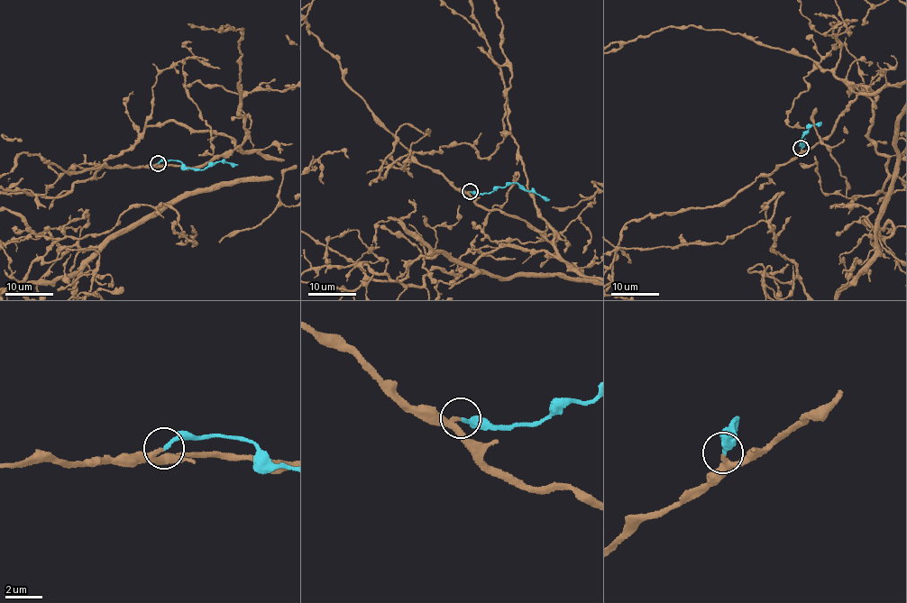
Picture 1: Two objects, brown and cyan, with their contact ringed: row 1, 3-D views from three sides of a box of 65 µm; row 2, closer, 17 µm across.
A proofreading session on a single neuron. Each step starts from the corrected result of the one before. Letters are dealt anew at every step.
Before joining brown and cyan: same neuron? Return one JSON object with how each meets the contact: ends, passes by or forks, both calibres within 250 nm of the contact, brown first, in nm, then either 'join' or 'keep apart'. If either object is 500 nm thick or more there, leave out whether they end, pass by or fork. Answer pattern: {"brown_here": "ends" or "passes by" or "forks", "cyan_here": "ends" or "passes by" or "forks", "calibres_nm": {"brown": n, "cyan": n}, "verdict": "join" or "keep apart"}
{"brown_here": "passes by", "cyan_here": "ends", "calibres_nm": {"brown": 180, "cyan": 190}, "verdict": "join"}

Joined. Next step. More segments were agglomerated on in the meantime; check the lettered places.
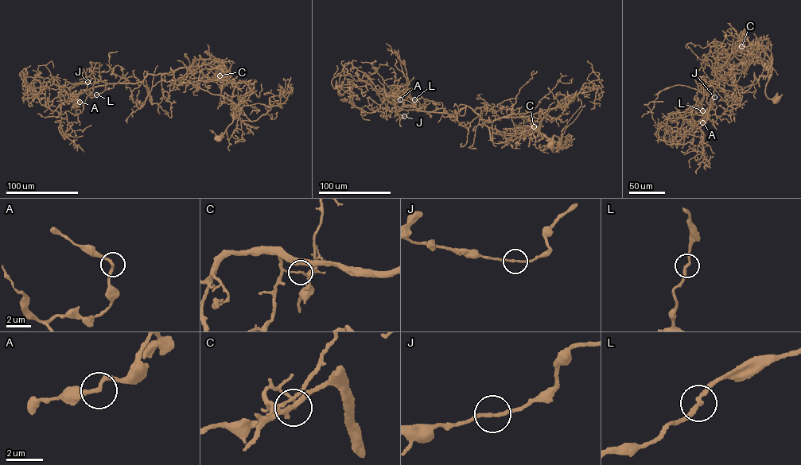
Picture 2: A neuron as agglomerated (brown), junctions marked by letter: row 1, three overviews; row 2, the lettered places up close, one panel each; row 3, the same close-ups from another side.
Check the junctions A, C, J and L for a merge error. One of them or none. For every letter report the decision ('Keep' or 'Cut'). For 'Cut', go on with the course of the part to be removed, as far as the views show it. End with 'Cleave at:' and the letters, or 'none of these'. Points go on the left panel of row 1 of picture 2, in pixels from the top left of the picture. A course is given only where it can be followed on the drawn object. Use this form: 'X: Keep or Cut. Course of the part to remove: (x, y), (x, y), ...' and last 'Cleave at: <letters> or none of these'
A: Keep
C: Cut. Course of the part to remove: (219, 75), (215, 78), (223, 82), (220, 87), (220, 101)
J: Keep
L: Keep
Cleave at: C

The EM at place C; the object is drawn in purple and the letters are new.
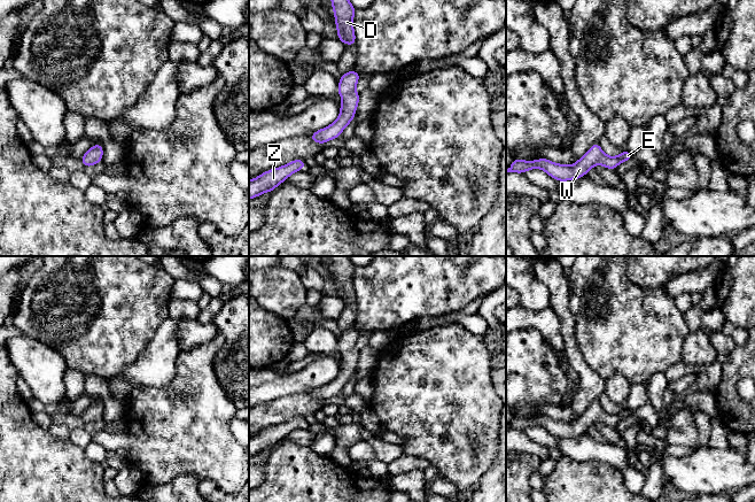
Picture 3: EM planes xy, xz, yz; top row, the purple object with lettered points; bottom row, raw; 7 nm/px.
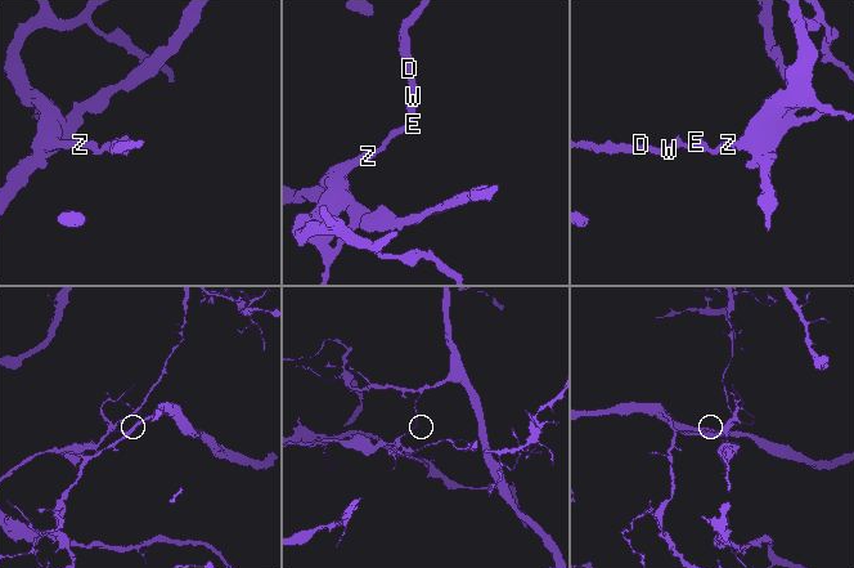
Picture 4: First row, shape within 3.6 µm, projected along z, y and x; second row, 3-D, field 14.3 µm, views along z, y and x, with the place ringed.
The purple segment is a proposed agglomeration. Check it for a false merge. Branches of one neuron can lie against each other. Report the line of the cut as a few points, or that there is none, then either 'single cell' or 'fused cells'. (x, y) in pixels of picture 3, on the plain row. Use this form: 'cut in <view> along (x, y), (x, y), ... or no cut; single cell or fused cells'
cut in xz along (355, 346), (342, 355); fused cells

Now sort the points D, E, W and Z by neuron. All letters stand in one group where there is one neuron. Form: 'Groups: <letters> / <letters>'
Groups: D W / E Z

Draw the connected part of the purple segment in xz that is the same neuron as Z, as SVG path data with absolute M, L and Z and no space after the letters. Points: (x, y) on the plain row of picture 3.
M302 416L291 418L282 424L263 430L258 434L249 438L249 457L263 450L272 449L294 430L303 427L305 419Z

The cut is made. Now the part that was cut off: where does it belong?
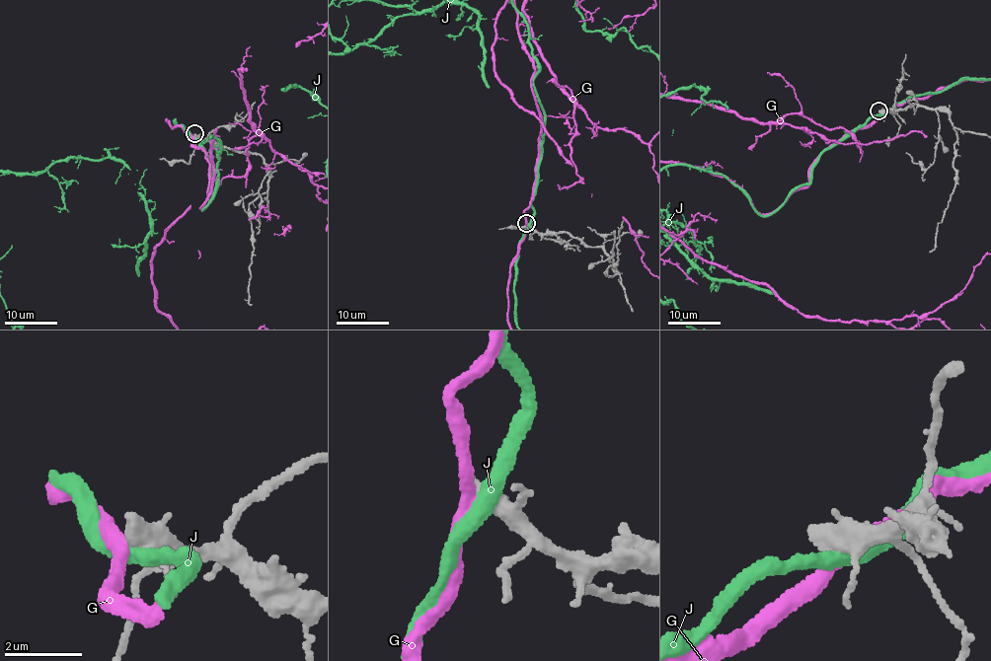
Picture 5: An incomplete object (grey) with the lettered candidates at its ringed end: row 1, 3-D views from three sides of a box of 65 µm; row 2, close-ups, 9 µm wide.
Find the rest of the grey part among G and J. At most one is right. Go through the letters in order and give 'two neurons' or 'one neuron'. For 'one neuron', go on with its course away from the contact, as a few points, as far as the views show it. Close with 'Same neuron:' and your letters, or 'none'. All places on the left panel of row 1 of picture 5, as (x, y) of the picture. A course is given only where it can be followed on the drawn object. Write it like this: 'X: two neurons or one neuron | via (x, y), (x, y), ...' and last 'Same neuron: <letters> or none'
G: two neurons
J: two neurons
Same neuron: none

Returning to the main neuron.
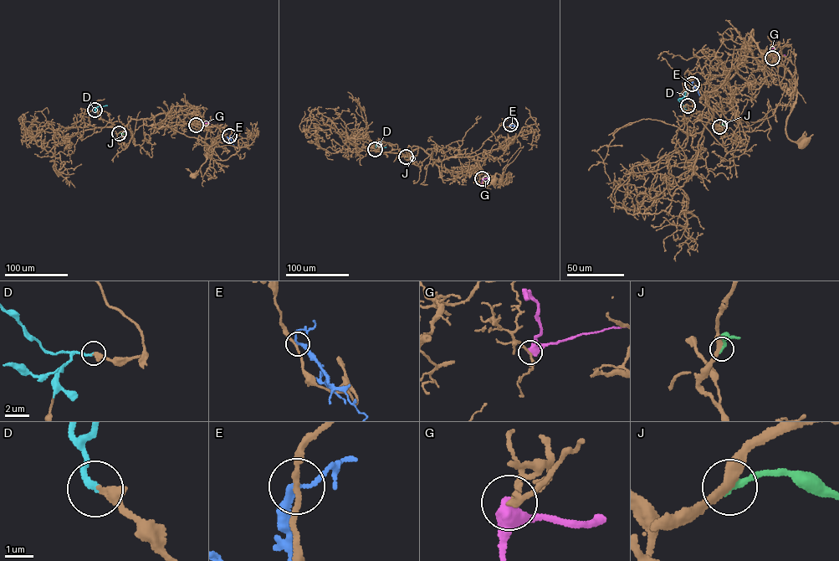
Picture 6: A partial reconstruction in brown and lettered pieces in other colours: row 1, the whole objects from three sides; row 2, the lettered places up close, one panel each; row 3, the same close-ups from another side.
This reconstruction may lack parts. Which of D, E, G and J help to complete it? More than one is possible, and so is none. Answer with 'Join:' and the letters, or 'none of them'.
Join: D

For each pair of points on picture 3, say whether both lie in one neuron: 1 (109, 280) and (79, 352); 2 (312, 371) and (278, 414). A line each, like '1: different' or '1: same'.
1: same
2: different

